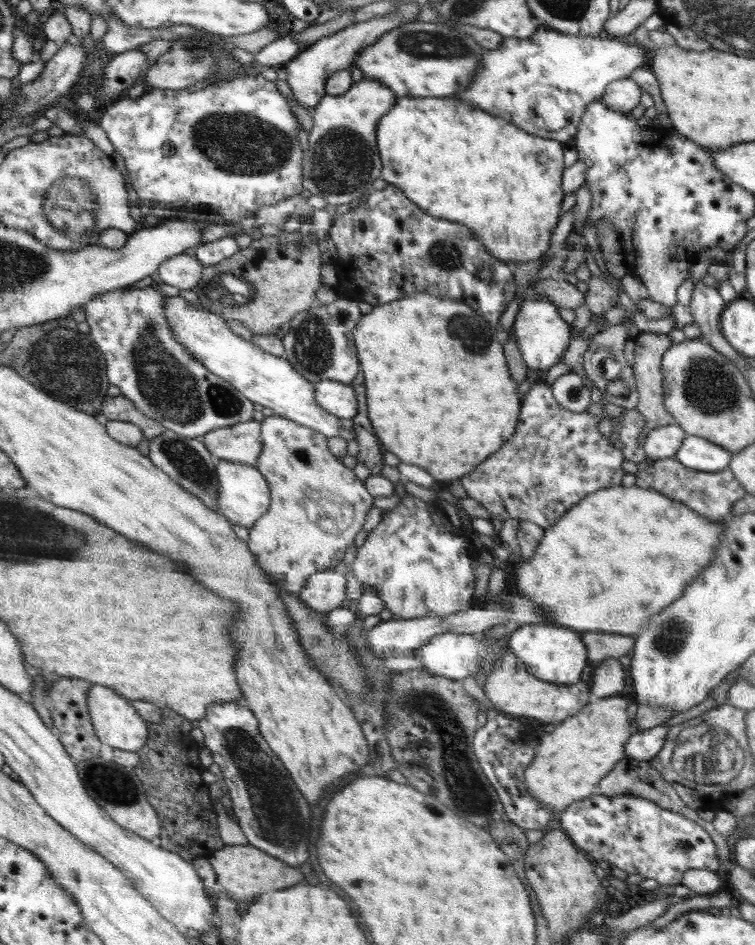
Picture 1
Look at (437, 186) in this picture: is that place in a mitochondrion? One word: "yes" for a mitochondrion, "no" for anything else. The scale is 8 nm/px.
no

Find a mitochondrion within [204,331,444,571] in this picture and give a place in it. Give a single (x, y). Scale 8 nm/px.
(302, 455)

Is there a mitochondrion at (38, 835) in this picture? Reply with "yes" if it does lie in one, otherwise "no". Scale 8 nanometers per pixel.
no

